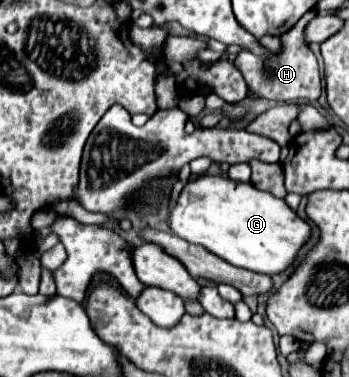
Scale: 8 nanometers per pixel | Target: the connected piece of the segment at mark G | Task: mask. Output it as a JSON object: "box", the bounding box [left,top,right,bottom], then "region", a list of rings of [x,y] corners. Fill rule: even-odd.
{"box":[166,175,310,275],"region":[[[198,175],[180,191],[166,219],[170,231],[180,239],[202,245],[220,259],[256,273],[276,275],[292,267],[310,229],[284,199],[256,189],[252,183],[232,181],[226,175]]]}

